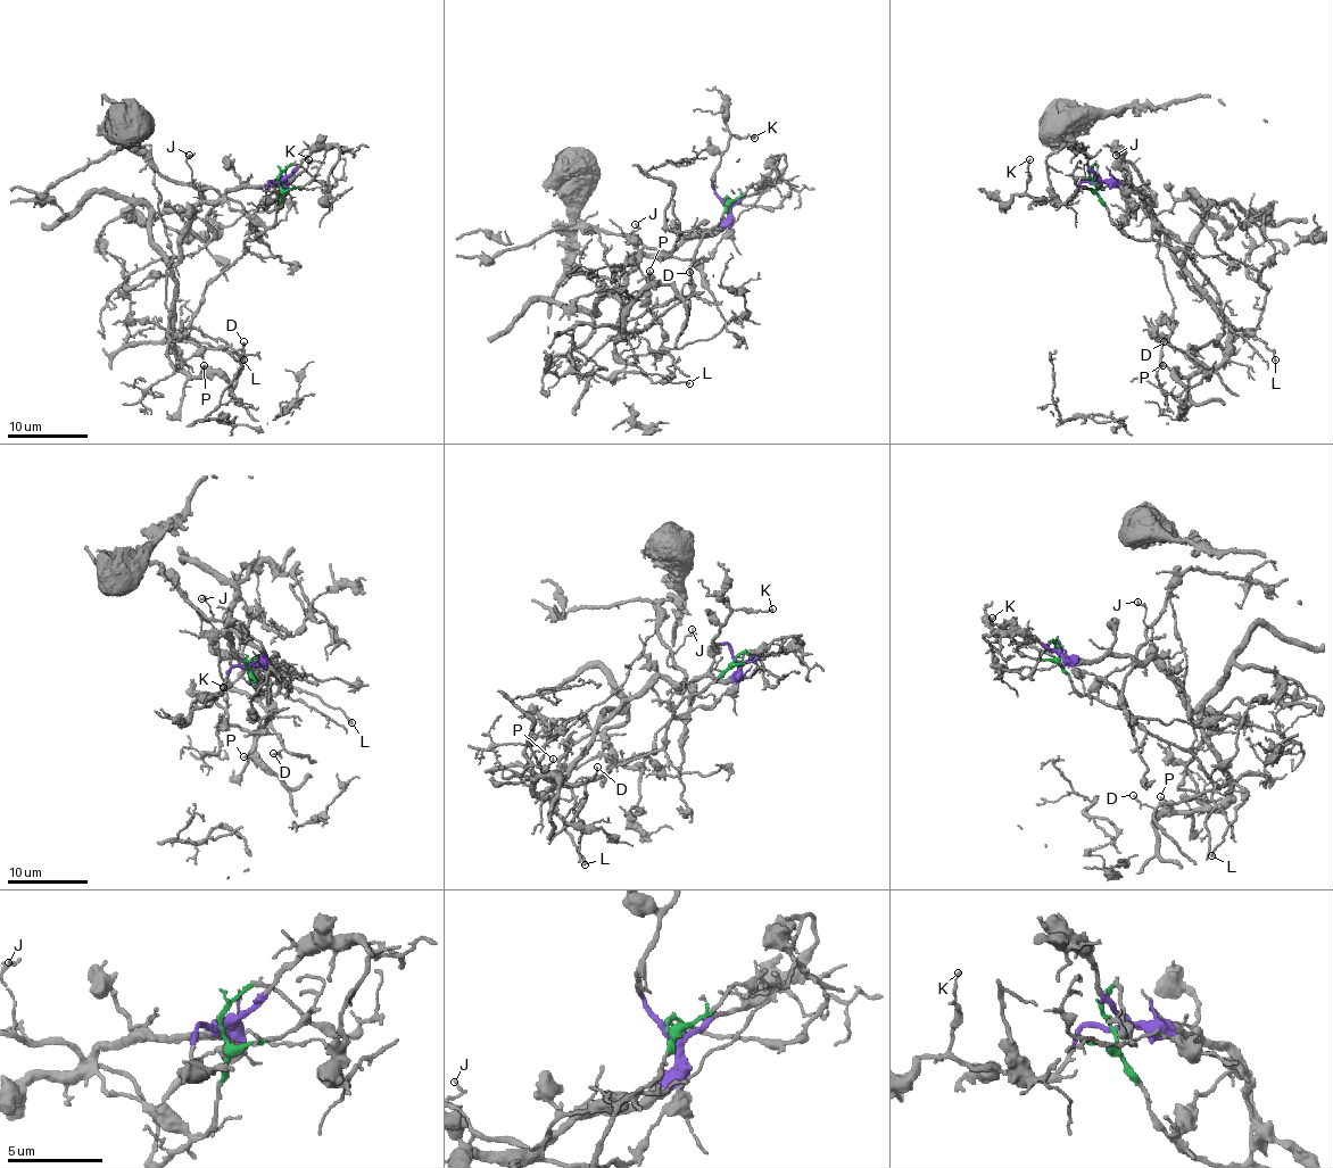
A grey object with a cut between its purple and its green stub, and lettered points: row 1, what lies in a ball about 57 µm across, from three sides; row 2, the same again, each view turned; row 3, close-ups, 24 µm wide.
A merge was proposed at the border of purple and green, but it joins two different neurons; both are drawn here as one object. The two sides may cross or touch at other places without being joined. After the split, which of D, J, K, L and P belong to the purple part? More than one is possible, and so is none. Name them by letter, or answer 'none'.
J, K, L, P

